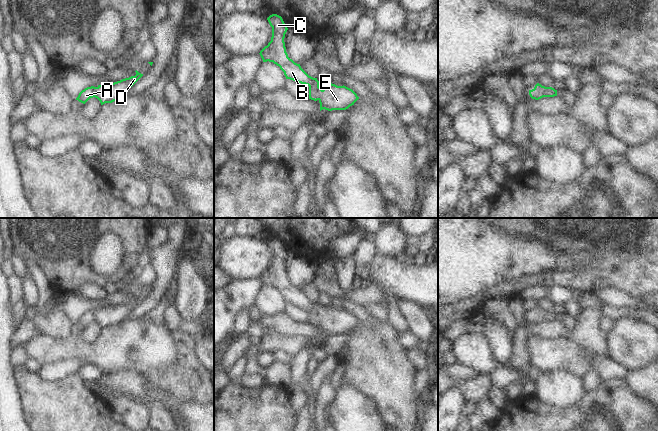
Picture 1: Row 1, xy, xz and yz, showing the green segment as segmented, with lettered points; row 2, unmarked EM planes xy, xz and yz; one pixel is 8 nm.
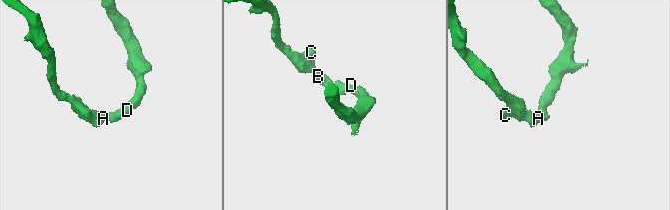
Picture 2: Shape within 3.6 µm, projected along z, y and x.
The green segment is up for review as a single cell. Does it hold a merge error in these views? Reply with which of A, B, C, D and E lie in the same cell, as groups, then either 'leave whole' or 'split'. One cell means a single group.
A B C D E; leave whole

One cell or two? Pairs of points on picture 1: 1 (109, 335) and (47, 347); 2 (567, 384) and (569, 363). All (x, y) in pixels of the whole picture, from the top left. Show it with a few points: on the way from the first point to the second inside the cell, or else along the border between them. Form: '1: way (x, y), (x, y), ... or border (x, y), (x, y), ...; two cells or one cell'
1: way (94, 348), (62, 348); one cell
2: border (545, 372), (564, 370), (572, 372), (583, 379); two cells

